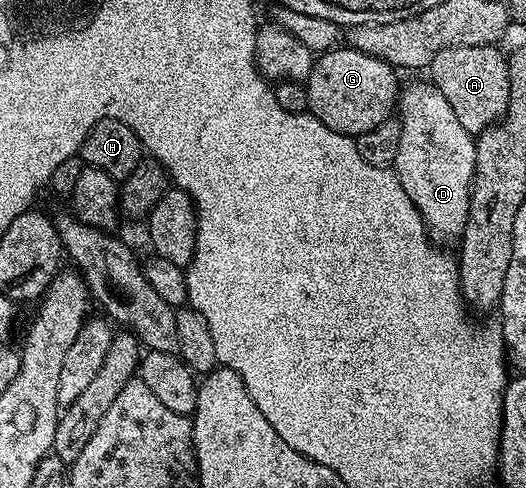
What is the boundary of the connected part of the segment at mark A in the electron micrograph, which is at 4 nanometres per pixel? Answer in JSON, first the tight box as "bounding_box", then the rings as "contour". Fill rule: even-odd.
{"bounding_box":[428,45,509,135],"contour":[[[455,45],[443,51],[438,51],[429,65],[428,71],[432,83],[438,87],[442,95],[450,102],[450,107],[454,108],[454,115],[458,118],[458,123],[474,135],[480,134],[484,129],[501,120],[509,103],[509,65],[506,53],[502,53],[499,46],[479,45],[478,47],[462,47]]]}

